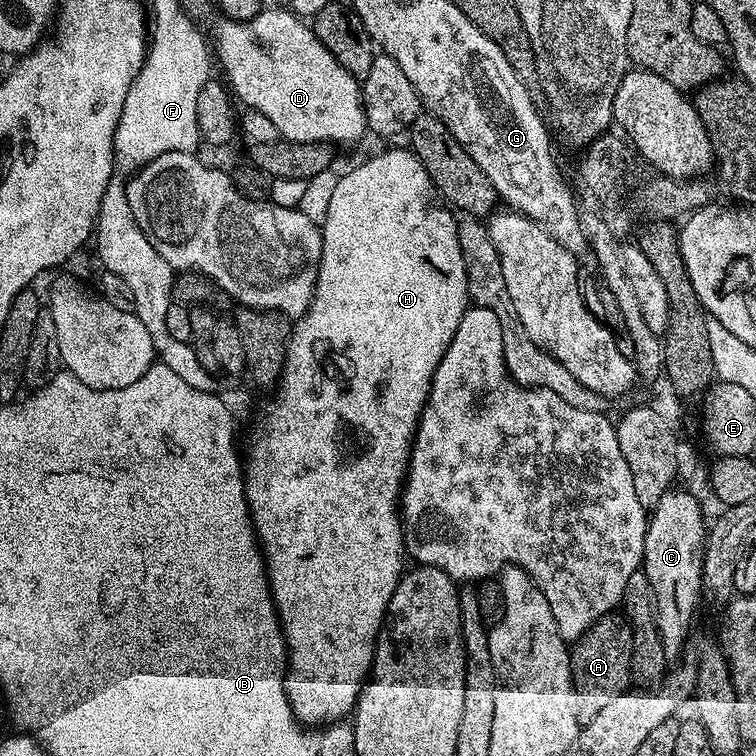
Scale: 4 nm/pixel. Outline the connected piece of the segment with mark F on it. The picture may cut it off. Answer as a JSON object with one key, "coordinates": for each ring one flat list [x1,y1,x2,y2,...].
{"coordinates":[[156,4,156,40,148,37,148,55,144,57,140,73,134,78,126,94,126,102,123,103,122,114,115,130,115,167,119,171,121,169,128,172,127,174,134,174,164,153,195,153,197,146,201,145,197,122,198,94,213,75,214,56,210,51,209,41,208,44,204,41,196,24,197,21,180,4]]}

